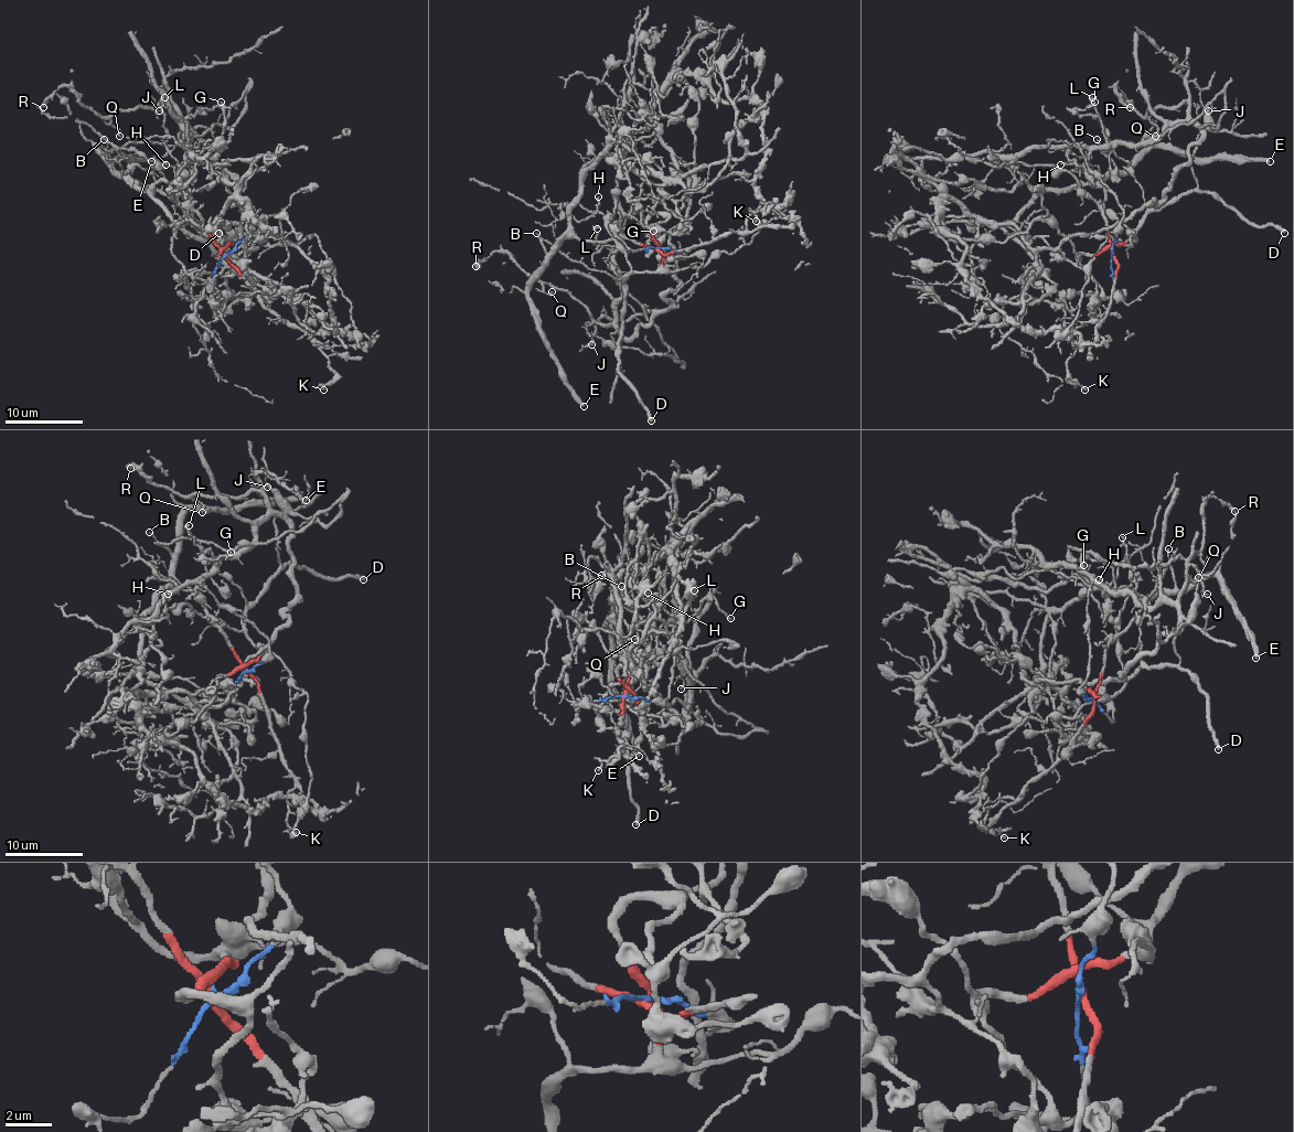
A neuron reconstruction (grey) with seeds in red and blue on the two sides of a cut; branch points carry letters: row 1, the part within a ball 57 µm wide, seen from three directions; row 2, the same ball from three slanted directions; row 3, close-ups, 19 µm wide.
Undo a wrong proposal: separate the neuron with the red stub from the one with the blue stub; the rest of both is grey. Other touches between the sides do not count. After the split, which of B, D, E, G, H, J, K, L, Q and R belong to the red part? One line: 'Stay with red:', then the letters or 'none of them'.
Stay with red: B, D, E, K

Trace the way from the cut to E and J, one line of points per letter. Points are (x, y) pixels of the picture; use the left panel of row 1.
E: (223, 255), (203, 221), (192, 209), (180, 206), (121, 175), (96, 148), (104, 156), (147, 158), (151, 161)
J: (225, 255), (244, 236), (246, 204), (233, 201), (236, 185), (184, 117), (167, 102), (154, 103), (159, 110)

